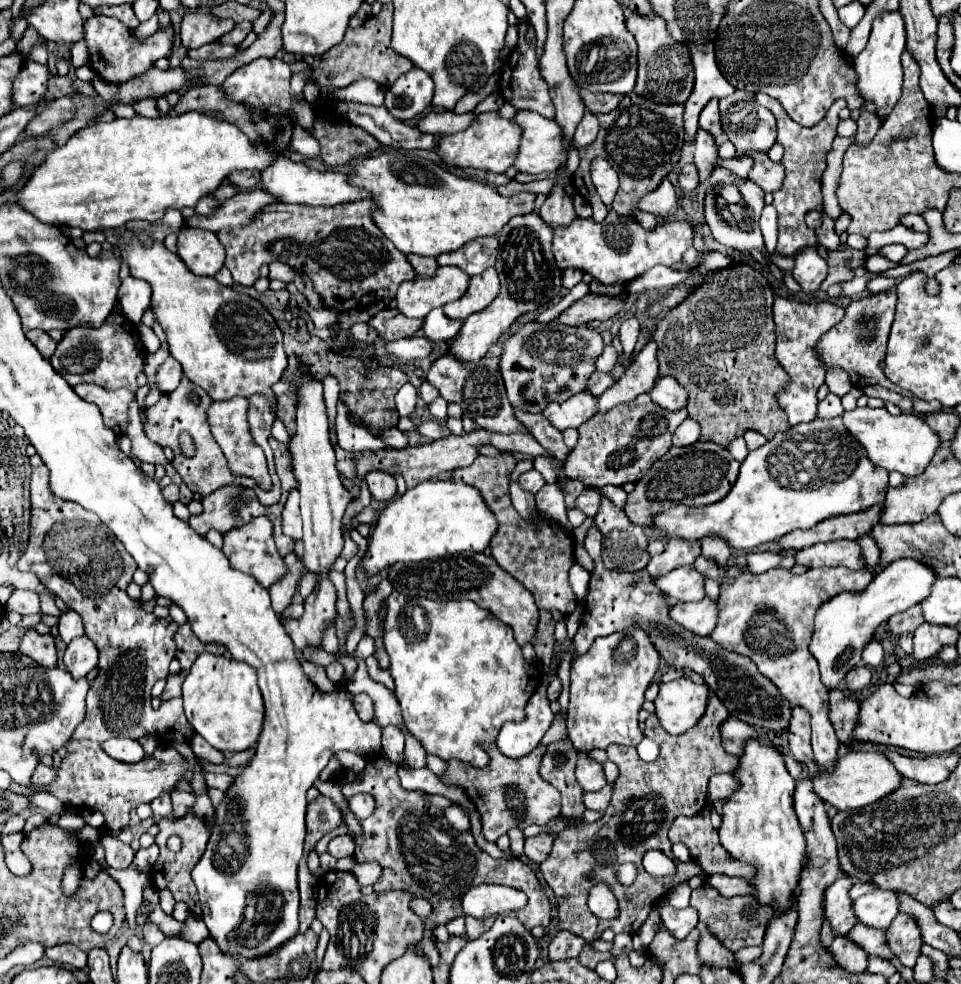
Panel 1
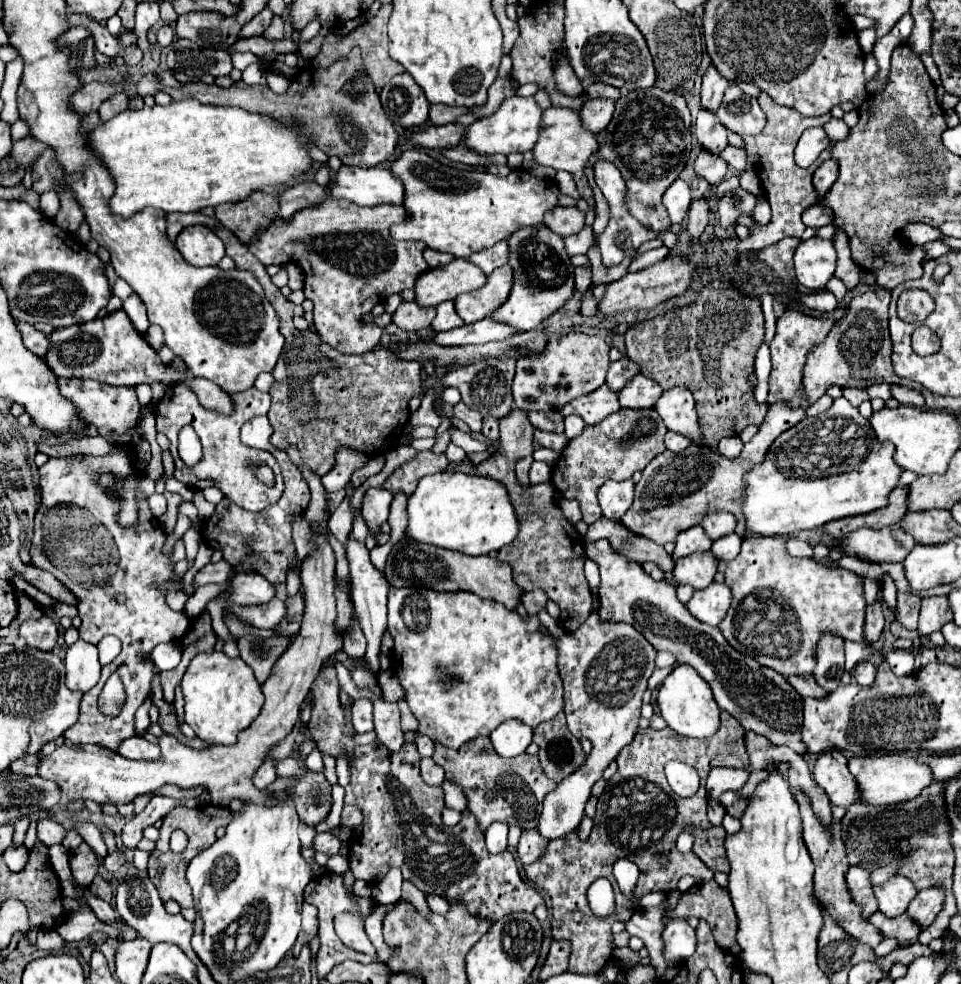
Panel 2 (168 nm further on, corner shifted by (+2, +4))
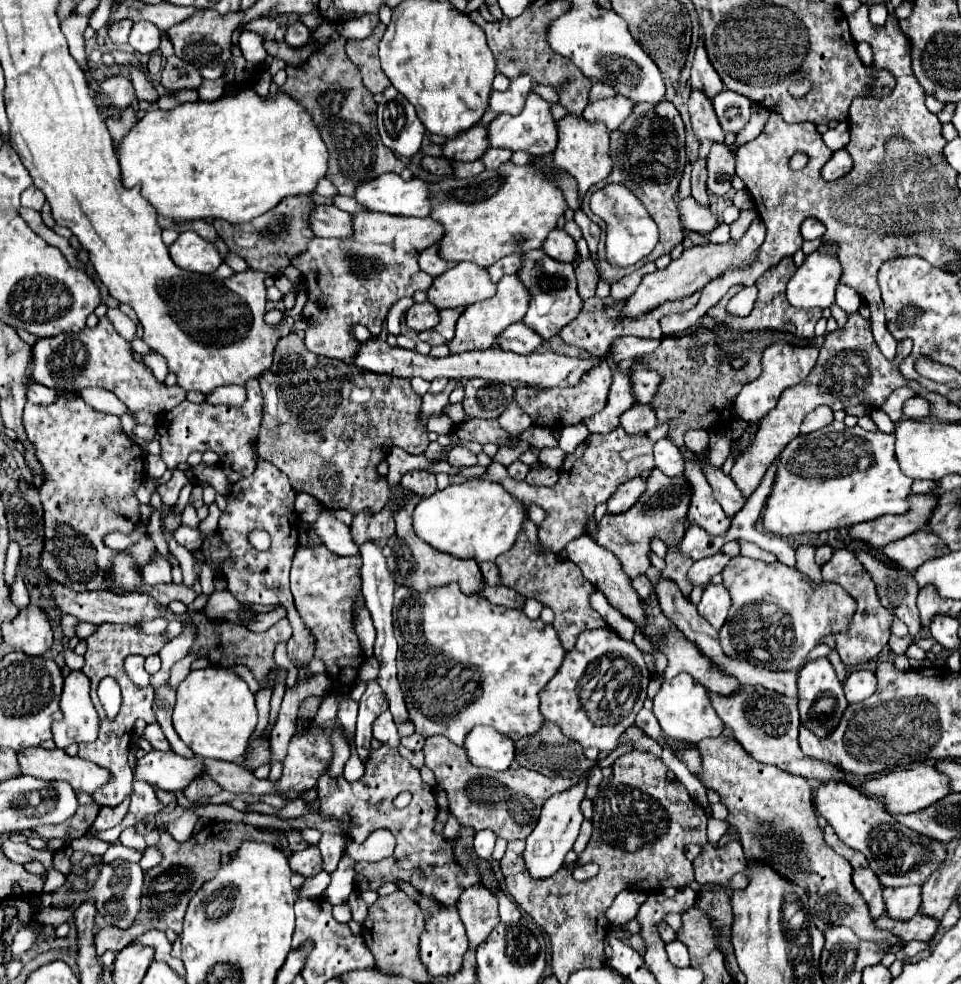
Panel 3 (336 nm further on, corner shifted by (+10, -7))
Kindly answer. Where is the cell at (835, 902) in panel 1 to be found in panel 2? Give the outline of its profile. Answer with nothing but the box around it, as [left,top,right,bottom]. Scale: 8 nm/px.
[846,866,876,920]

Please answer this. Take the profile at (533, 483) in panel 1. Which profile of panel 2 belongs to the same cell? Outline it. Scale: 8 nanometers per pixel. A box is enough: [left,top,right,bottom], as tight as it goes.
[530,462,550,484]

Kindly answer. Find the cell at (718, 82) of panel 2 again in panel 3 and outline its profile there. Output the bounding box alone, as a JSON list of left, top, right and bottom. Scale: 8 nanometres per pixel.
[690,41,724,99]

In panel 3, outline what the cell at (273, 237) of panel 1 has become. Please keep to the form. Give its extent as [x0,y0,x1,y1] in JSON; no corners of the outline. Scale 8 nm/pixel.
[292,211,444,363]

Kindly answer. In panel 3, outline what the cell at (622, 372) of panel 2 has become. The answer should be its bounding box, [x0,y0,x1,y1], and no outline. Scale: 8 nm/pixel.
[632,367,662,405]

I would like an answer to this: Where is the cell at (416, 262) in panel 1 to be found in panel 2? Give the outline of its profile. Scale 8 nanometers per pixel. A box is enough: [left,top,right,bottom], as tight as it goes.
[424,248,454,268]

